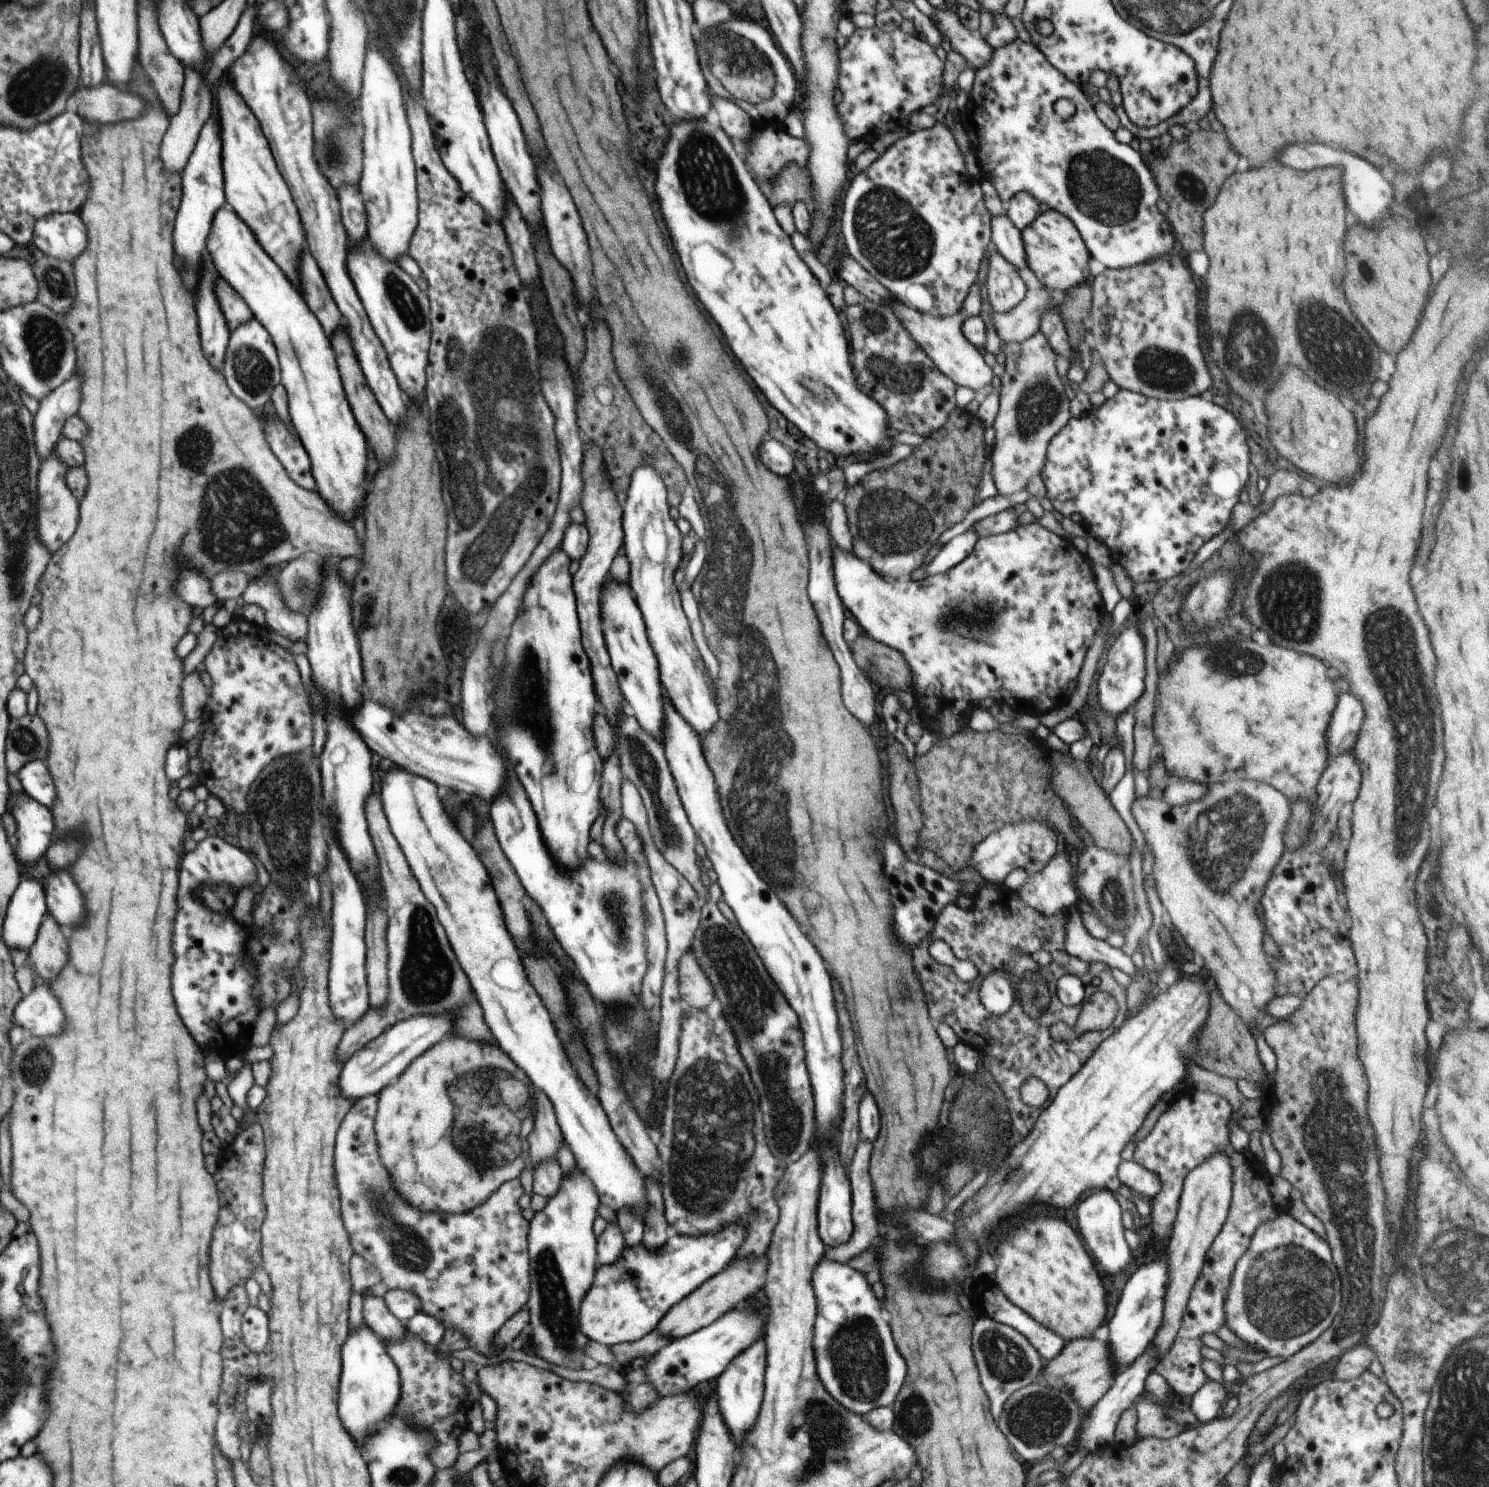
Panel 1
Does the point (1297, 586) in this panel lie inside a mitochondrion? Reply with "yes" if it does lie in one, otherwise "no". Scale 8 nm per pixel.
yes

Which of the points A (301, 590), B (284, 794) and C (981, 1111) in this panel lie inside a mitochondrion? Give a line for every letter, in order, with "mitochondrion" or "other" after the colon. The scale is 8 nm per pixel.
A: mitochondrion
B: mitochondrion
C: mitochondrion

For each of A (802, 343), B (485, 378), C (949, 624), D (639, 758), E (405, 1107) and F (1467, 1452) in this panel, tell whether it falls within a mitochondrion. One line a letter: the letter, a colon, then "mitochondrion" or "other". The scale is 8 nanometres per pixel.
A: other
B: mitochondrion
C: mitochondrion
D: mitochondrion
E: other
F: mitochondrion

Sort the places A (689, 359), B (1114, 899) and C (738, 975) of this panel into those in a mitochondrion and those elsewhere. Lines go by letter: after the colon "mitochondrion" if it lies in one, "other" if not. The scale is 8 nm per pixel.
A: mitochondrion
B: mitochondrion
C: mitochondrion

